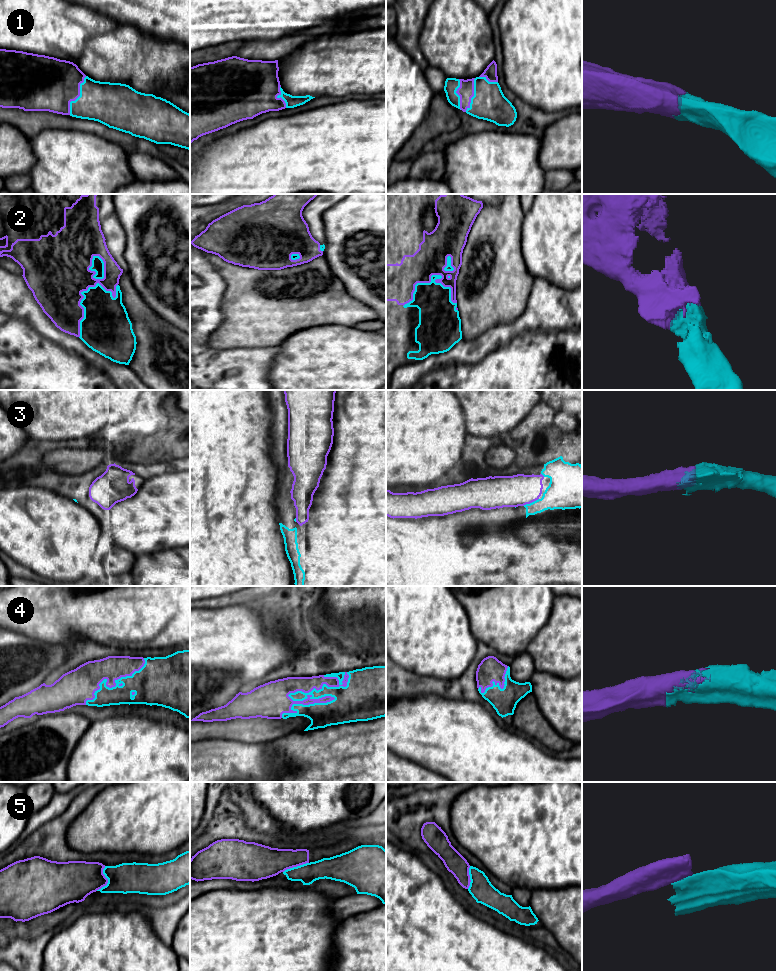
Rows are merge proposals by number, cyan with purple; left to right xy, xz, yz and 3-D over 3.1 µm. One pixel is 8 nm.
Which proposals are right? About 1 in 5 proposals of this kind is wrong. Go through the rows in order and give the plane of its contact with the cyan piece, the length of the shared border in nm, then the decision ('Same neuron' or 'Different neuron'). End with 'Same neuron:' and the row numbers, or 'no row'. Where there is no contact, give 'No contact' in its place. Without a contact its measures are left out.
1: Touches cyan in xy. Shared border 340 nm. Same neuron
2: Touches cyan in yz. Shared border 440 nm. Same neuron
3: Touches cyan in yz. Shared border 140 nm. Same neuron
4: Touches cyan in xz. Shared border 650 nm. Same neuron
5: Touches cyan in xy. Shared border 220 nm. Different neuron
Same neuron: 1, 2, 3, 4

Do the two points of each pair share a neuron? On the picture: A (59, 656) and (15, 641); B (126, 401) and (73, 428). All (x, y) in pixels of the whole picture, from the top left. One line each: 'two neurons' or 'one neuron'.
A: one neuron
B: one neuron

